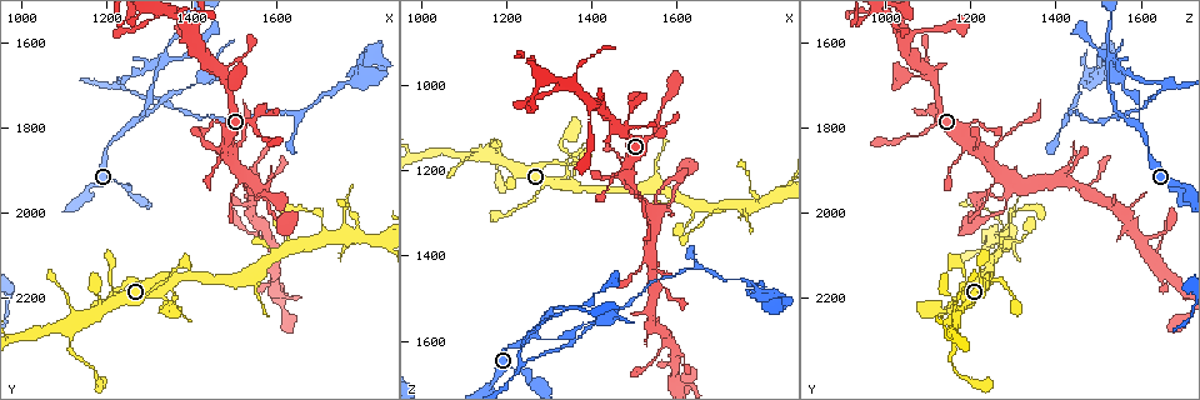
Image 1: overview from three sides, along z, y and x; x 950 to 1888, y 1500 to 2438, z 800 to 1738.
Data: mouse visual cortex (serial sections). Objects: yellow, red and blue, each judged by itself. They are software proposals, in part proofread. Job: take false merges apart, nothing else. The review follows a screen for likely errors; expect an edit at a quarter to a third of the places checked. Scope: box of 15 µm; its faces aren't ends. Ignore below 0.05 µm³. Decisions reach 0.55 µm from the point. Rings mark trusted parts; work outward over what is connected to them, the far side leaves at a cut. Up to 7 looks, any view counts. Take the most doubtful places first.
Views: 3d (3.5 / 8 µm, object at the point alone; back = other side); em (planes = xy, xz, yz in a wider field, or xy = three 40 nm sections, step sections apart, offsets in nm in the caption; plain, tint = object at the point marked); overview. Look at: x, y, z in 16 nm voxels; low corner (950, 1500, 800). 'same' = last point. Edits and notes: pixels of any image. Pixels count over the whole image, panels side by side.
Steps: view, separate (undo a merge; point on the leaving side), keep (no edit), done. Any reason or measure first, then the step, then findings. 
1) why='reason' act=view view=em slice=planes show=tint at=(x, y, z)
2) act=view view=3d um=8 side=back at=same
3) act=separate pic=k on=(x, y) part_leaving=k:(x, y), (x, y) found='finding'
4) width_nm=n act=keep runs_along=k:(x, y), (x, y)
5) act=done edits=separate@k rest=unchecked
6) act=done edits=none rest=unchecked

why='three arms meet' act=view view=em slice=planes show=tint at=(1265, 1785, 1580)

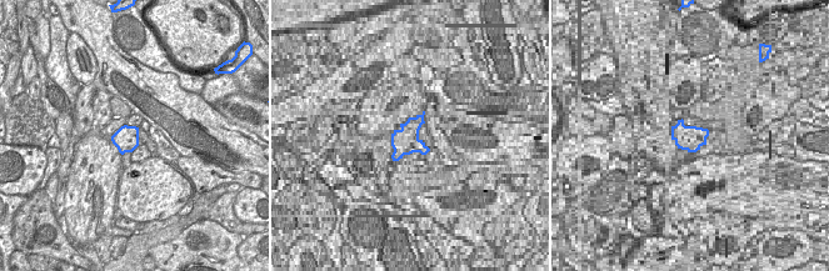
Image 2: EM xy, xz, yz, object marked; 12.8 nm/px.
act=view view=3d um=3.5 side=back at=same

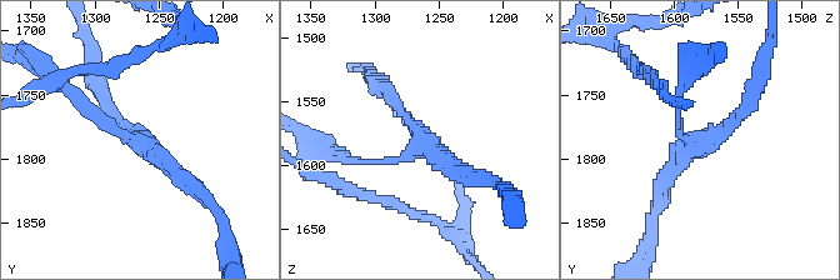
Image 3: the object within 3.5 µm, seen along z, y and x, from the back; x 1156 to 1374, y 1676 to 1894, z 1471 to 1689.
arm_widths_nm=100,150,250 act=keep runs_along=3:(199, 191), (119, 123), (103, 95) found='continuous, no second cell'

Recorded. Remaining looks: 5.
why='four-way junction' act=view view=3d um=8 at=(1335, 1640, 1520)

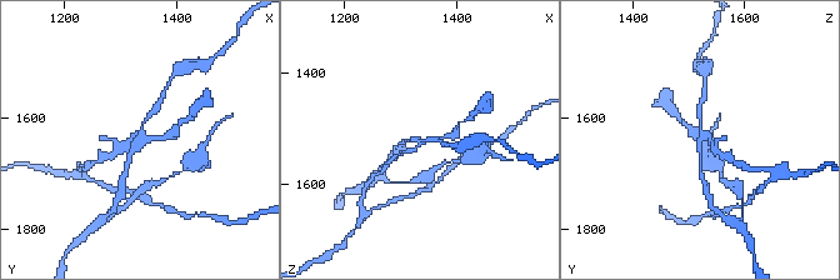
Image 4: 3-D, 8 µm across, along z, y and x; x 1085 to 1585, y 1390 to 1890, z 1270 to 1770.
why='zoom in' act=view view=3d um=3.5 at=(1335, 1645, 1520)

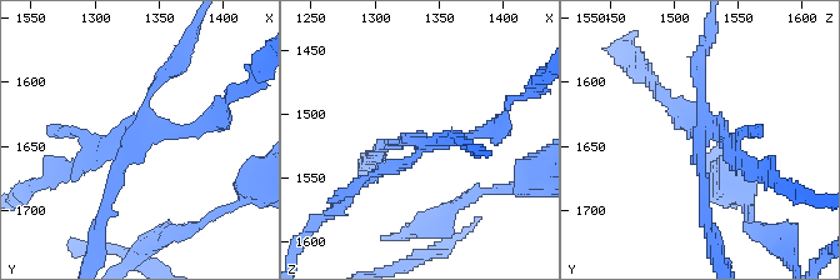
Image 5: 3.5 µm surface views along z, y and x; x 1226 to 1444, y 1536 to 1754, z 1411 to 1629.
act=separate pic=5 on=(96, 156) part_leaving=5:(420, 150), (331, 211) found='two cells meet here'

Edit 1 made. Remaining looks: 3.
act=view view=3d um=3.5 side=back at=(1350, 2160, 1230)

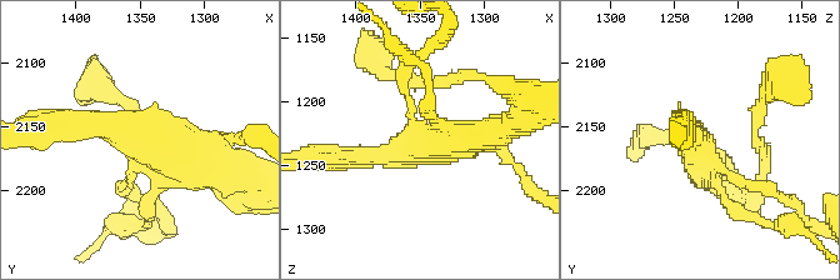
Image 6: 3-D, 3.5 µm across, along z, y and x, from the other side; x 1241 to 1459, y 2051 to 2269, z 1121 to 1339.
act=view view=em slice=planes show=tint at=(1344, 2164, 1236)

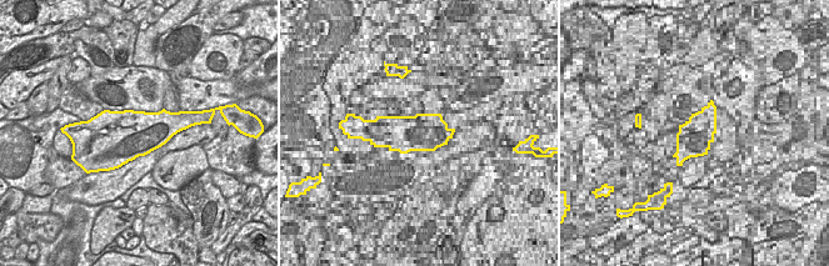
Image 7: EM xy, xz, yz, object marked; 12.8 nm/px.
act=keep runs_along=6:(224, 169), (70, 123) found='one cell here'

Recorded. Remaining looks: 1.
act=done edits=separate@5 rest=unchecked

